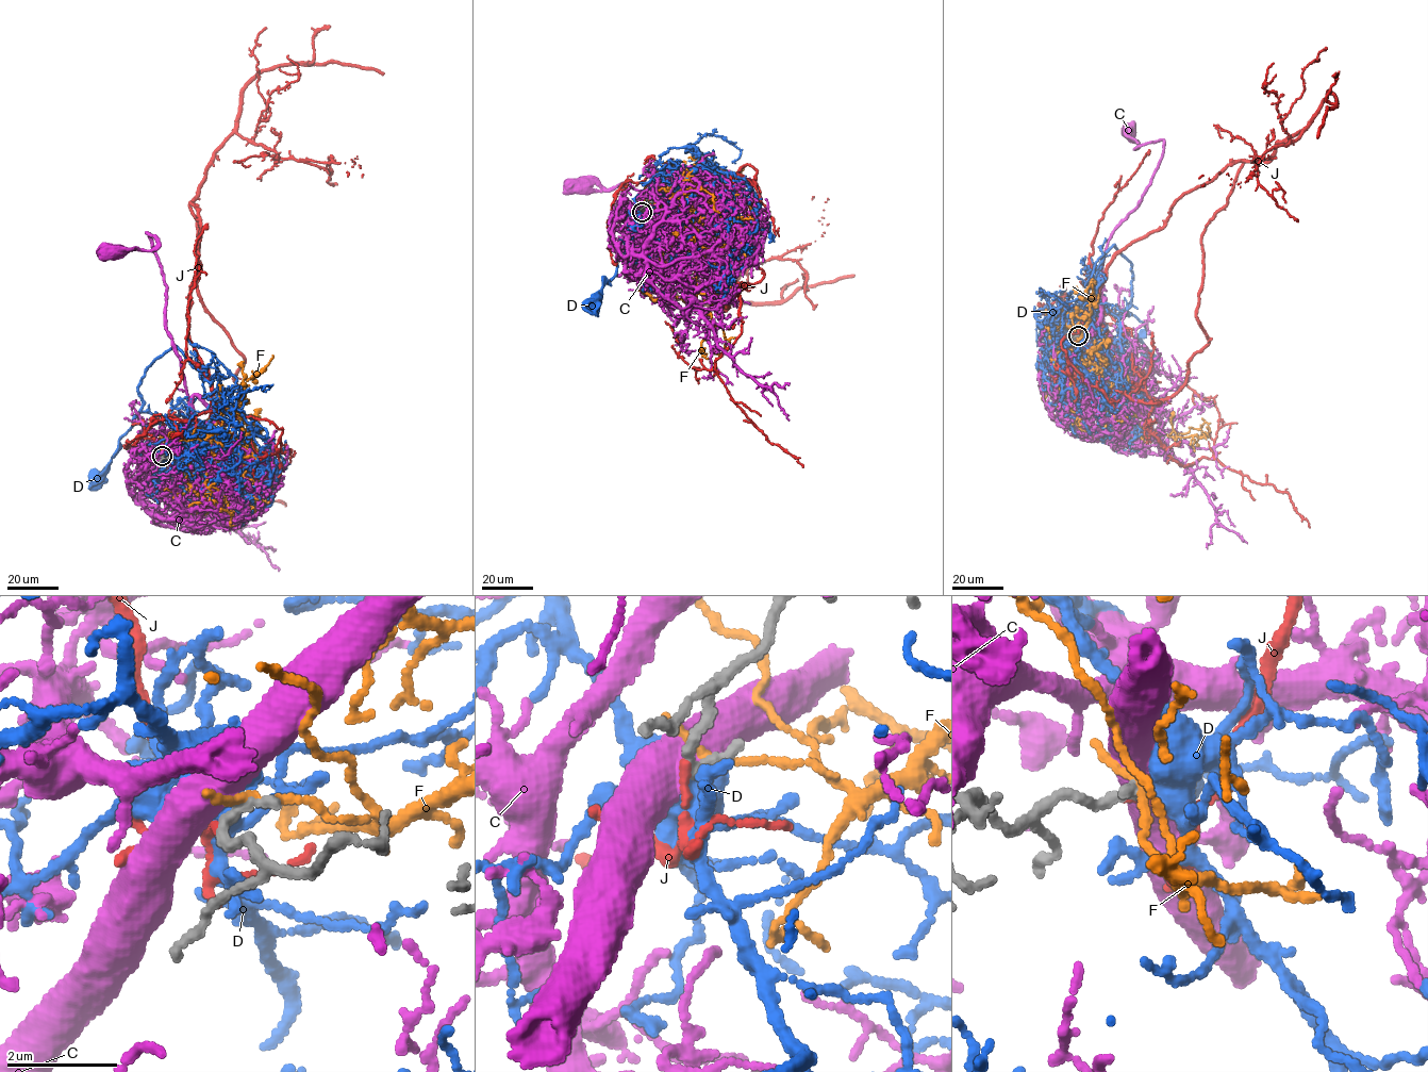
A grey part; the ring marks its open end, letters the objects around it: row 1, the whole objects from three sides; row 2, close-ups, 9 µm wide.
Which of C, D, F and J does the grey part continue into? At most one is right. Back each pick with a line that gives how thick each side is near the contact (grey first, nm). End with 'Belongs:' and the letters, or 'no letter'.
D: 240 nm thick on the grey side, 360 nm on the other
Belongs: D

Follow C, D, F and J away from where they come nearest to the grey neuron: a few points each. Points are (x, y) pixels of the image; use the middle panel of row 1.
C: (642, 211), (631, 219), (644, 235), (667, 217), (656, 194), (621, 213), (615, 209), (624, 185), (576, 185)
D: (642, 212), (634, 200), (653, 190), (644, 203), (638, 227), (617, 252), (614, 277), (585, 302), (588, 304)
F: (643, 211), (669, 201), (706, 214), (671, 218), (709, 211), (723, 196), (714, 179), (743, 168)
J: (641, 211), (692, 199), (662, 212), (666, 279), (728, 285), (725, 310), (739, 290), (715, 370), (802, 466)

